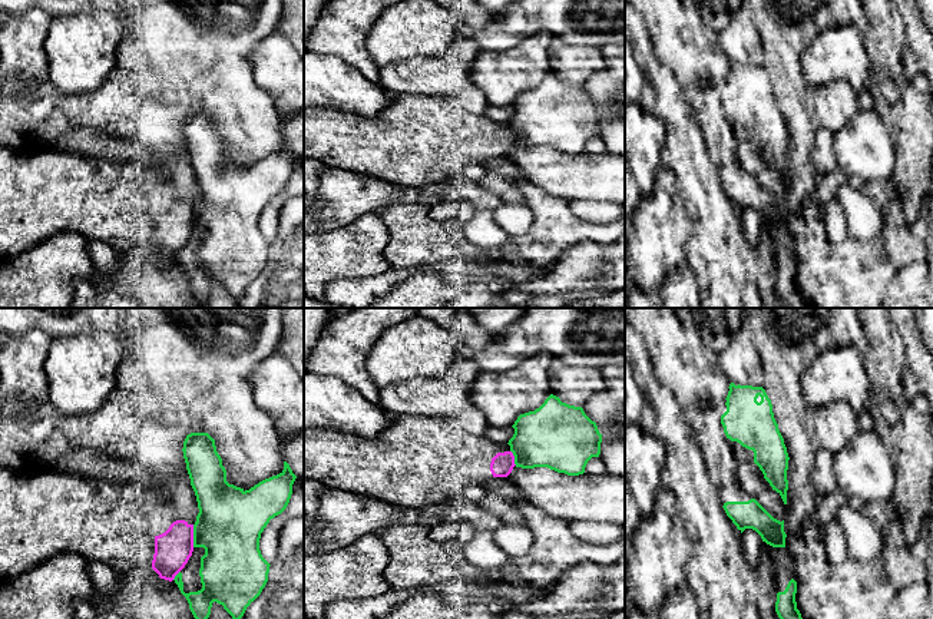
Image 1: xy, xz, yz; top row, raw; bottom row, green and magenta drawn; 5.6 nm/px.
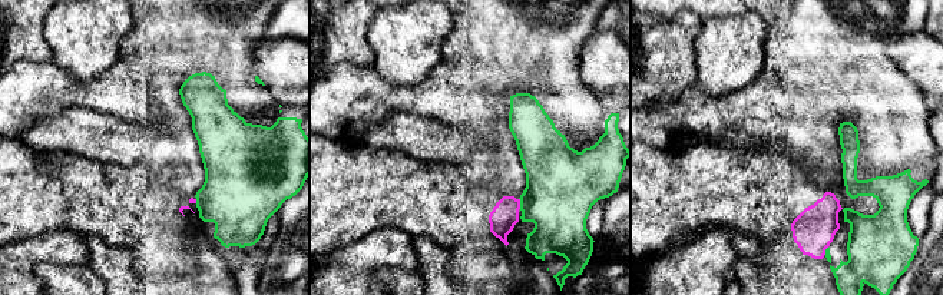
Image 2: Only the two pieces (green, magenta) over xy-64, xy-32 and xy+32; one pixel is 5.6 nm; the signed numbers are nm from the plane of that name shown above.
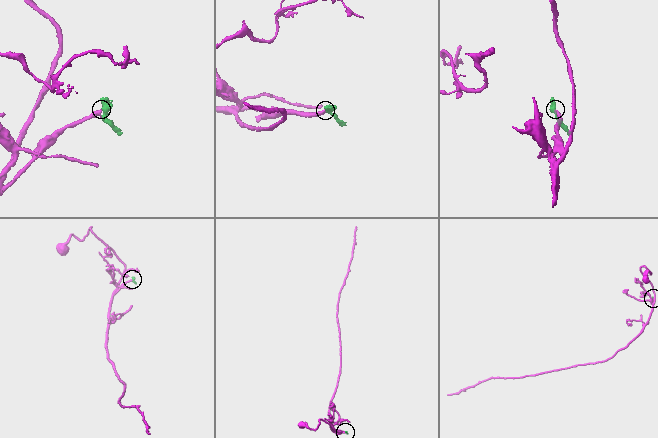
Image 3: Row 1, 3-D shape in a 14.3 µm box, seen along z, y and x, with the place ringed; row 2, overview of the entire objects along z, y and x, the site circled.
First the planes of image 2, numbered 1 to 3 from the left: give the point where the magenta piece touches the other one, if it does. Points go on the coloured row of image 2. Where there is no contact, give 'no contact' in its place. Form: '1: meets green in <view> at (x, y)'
1: meets green in xy-64 at (197, 201)
2: meets green in xy-32 at (520, 204)
3: meets green in xy+32 at (826, 251)

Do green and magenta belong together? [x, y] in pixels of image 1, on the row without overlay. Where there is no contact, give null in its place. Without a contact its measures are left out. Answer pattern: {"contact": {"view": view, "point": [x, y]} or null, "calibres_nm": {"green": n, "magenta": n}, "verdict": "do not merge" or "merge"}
{"contact": {"view": "xy", "point": [194, 215]}, "calibres_nm": {"green": 380, "magenta": 200}, "verdict": "do not merge"}

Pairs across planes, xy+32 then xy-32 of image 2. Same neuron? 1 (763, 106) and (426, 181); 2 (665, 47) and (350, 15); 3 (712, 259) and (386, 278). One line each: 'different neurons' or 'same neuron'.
1: different neurons
2: same neuron
3: different neurons

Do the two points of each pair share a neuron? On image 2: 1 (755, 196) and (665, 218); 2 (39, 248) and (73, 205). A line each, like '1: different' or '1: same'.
1: same
2: different

